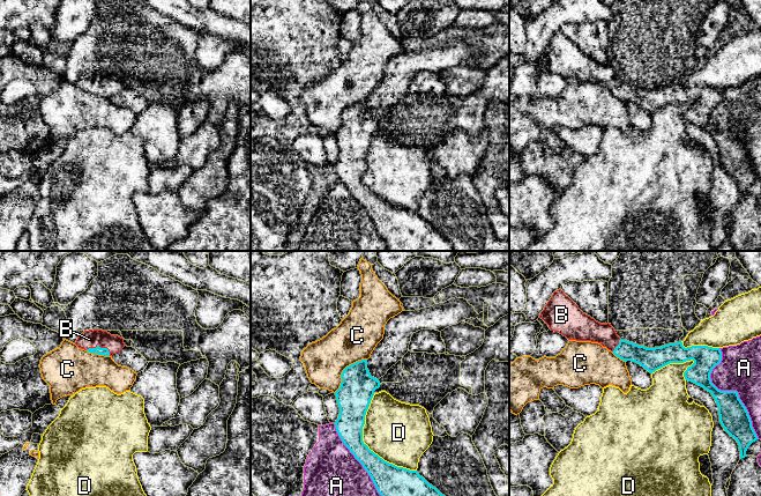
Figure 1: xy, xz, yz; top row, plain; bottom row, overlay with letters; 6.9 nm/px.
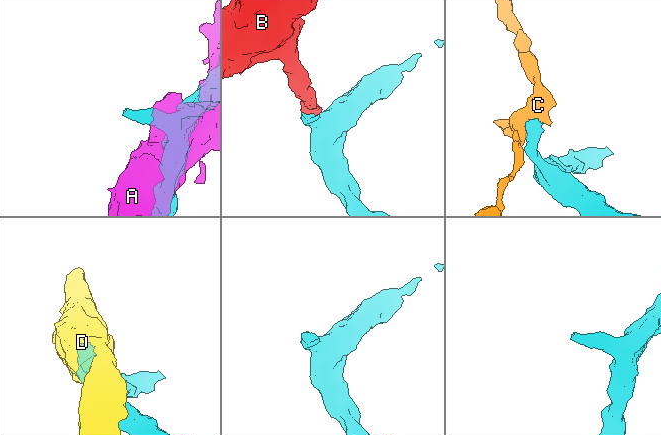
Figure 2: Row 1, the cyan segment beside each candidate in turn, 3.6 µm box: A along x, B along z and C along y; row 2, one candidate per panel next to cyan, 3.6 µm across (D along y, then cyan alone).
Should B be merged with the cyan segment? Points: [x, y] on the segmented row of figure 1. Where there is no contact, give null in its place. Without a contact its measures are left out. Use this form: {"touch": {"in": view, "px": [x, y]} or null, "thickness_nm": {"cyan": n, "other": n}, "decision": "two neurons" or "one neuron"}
{"touch": {"in": "xy", "px": [98, 346]}, "thickness_nm": {"cyan": 50, "other": 130}, "decision": "one neuron"}

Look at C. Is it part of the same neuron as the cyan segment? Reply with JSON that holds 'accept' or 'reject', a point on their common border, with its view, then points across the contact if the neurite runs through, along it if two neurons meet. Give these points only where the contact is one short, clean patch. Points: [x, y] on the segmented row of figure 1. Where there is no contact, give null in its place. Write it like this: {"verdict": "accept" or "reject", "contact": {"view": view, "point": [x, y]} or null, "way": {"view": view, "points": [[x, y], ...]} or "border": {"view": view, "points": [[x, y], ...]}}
{"verdict": "reject", "contact": {"view": "xz", "point": [343, 370]}, "border": {"view": "xz", "points": [[366, 358], [358, 360], [343, 370], [341, 385], [334, 392]]}}

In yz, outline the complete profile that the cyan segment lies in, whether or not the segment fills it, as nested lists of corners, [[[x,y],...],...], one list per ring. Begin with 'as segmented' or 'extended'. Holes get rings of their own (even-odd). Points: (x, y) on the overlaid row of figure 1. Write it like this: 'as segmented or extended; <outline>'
extended; [[[561,289],[553,293],[539,318],[549,325],[551,331],[559,332],[568,340],[598,342],[620,360],[635,362],[650,373],[670,363],[693,360],[694,363],[687,368],[684,377],[711,393],[718,406],[722,427],[739,445],[740,459],[747,457],[748,446],[759,439],[738,392],[721,391],[711,383],[710,373],[722,361],[719,348],[708,346],[685,348],[681,341],[647,348],[621,340],[611,324],[600,324],[583,313]]]

